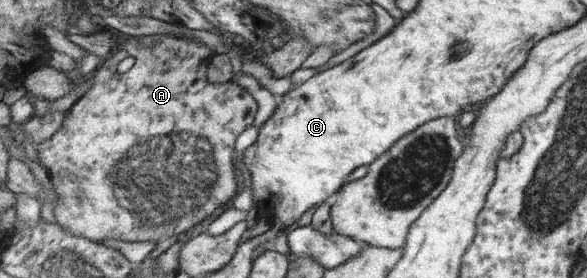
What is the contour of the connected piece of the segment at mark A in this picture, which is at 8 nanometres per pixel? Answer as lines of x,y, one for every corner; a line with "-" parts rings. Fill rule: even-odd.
173,32
169,34
155,34
155,38
157,38
155,44
148,46
140,40
139,36
129,36
128,34
122,33
119,34
116,38
117,44
114,47
114,51
102,64
100,69
92,76
93,87
83,97
81,97
73,107
70,108
67,120
65,120
65,124
63,124
63,128
61,128
60,132
53,139
39,146
36,146
35,143
33,143
33,137
31,137
31,135
27,135
27,133
21,135
26,135
26,139
36,147
42,164
44,164
45,168
52,174
52,181
55,184
57,192
59,192
59,196
61,196
59,204
55,206
55,216
57,222
64,225
65,229
67,229
71,235
85,236
86,239
97,240
98,243
107,239
113,240
113,238
127,242
147,242
147,240
158,241
165,239
166,237
183,234
183,232
187,232
189,228
201,224
205,218
207,218
207,220
213,220
213,216
217,216
217,212
221,212
221,208
229,208
229,204
233,204
233,200
241,194
241,172
237,172
237,140
241,140
241,136
245,136
245,132
249,132
249,125
253,124
253,120
257,120
257,112
261,112
261,100
257,100
257,96
253,96
253,90
246,91
243,87
231,80
224,83
209,82
209,78
207,78
207,69
211,62
211,50
209,50
209,47
205,44
205,41
201,40
201,38
196,38
186,34
175,34
-
129,56
134,57
136,60
134,67
125,73
119,72
117,67
121,62
123,62
123,60
125,60
125,58
129,58

